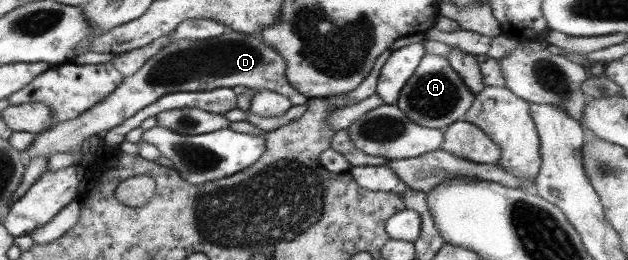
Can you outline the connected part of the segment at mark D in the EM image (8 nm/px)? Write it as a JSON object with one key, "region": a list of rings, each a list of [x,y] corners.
{"region":[[[224,27],[223,32],[216,37],[172,41],[148,58],[134,74],[122,79],[115,90],[98,104],[90,106],[76,118],[54,123],[50,128],[34,134],[30,146],[21,153],[21,160],[28,163],[32,157],[48,158],[48,155],[56,153],[81,154],[80,146],[85,138],[118,126],[144,106],[175,91],[199,92],[244,87],[249,90],[270,90],[286,96],[291,106],[306,104],[308,99],[288,84],[285,68],[286,62],[282,56],[260,38],[232,31],[230,27]]]}

